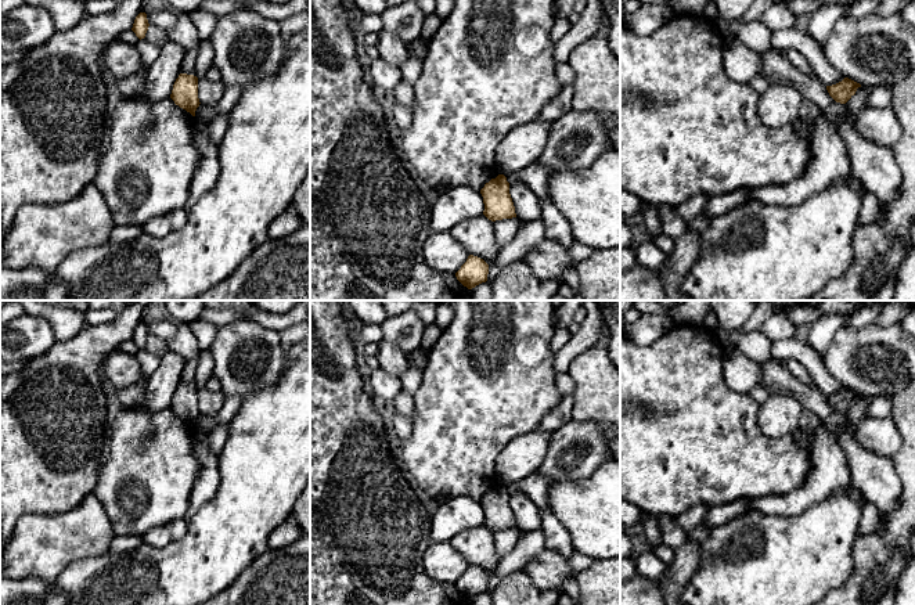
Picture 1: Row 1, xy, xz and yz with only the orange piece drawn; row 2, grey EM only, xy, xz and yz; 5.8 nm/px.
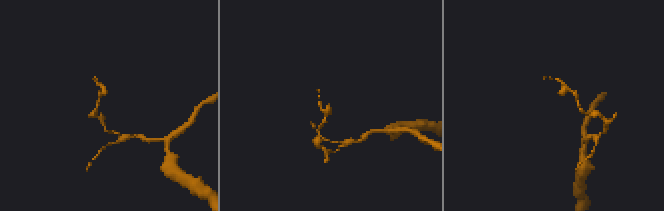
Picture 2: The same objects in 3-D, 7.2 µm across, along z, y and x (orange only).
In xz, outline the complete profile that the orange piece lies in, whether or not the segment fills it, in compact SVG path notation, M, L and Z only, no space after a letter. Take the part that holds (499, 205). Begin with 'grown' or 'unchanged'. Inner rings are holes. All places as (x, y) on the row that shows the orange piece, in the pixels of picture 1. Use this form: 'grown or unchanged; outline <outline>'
unchanged; outline M504 174L491 179L480 190L483 197L483 215L491 220L502 220L516 217L515 206L509 194L509 183Z

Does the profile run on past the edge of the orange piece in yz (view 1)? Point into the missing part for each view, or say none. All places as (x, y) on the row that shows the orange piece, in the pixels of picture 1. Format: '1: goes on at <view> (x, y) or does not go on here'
1: does not go on here

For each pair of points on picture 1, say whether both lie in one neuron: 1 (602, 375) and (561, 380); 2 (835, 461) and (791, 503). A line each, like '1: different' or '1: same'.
1: different
2: same

